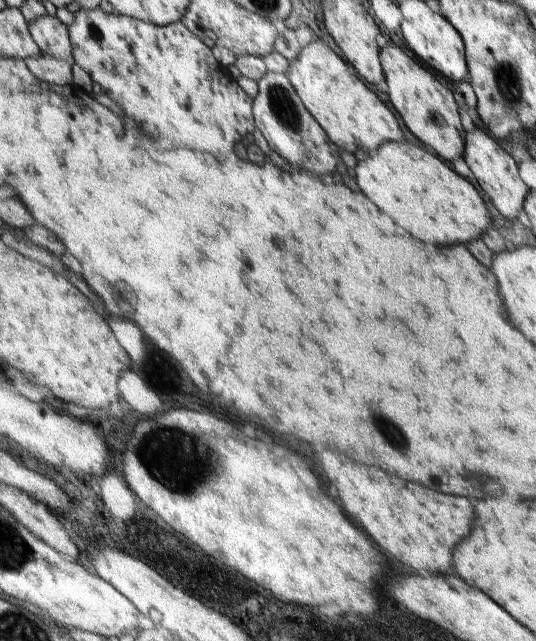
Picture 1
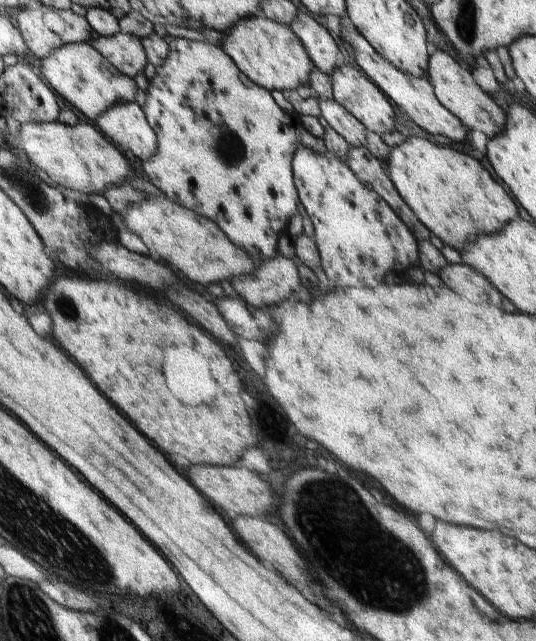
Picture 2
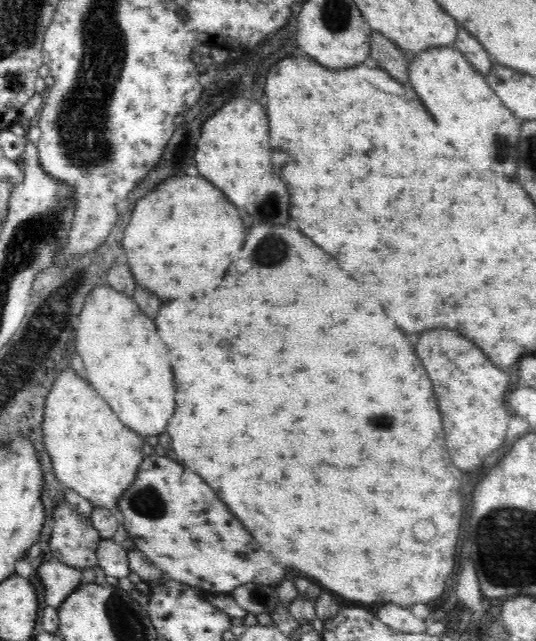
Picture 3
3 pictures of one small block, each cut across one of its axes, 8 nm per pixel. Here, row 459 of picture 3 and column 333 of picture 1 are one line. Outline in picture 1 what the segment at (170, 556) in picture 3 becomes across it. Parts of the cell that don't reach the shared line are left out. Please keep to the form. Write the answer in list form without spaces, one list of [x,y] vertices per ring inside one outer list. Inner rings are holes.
[[[267,71],[264,78],[257,83],[259,91],[253,97],[253,116],[258,130],[262,132],[270,148],[278,152],[284,160],[288,160],[292,166],[322,174],[332,172],[340,161],[339,150],[336,150],[329,134],[310,114],[289,77],[285,73]]]

